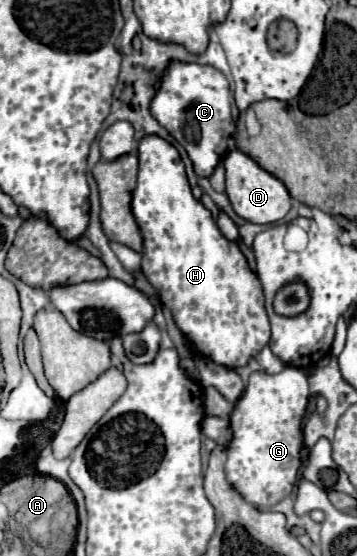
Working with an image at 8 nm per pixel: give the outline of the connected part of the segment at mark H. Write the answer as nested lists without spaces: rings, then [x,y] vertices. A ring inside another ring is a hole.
[[[145,135],[139,145],[139,179],[132,193],[131,209],[143,235],[141,271],[155,287],[159,301],[171,311],[175,325],[187,343],[203,357],[229,369],[245,367],[267,343],[271,335],[265,295],[259,277],[249,267],[247,257],[235,241],[225,239],[211,213],[191,193],[183,161],[177,149],[157,135]]]

